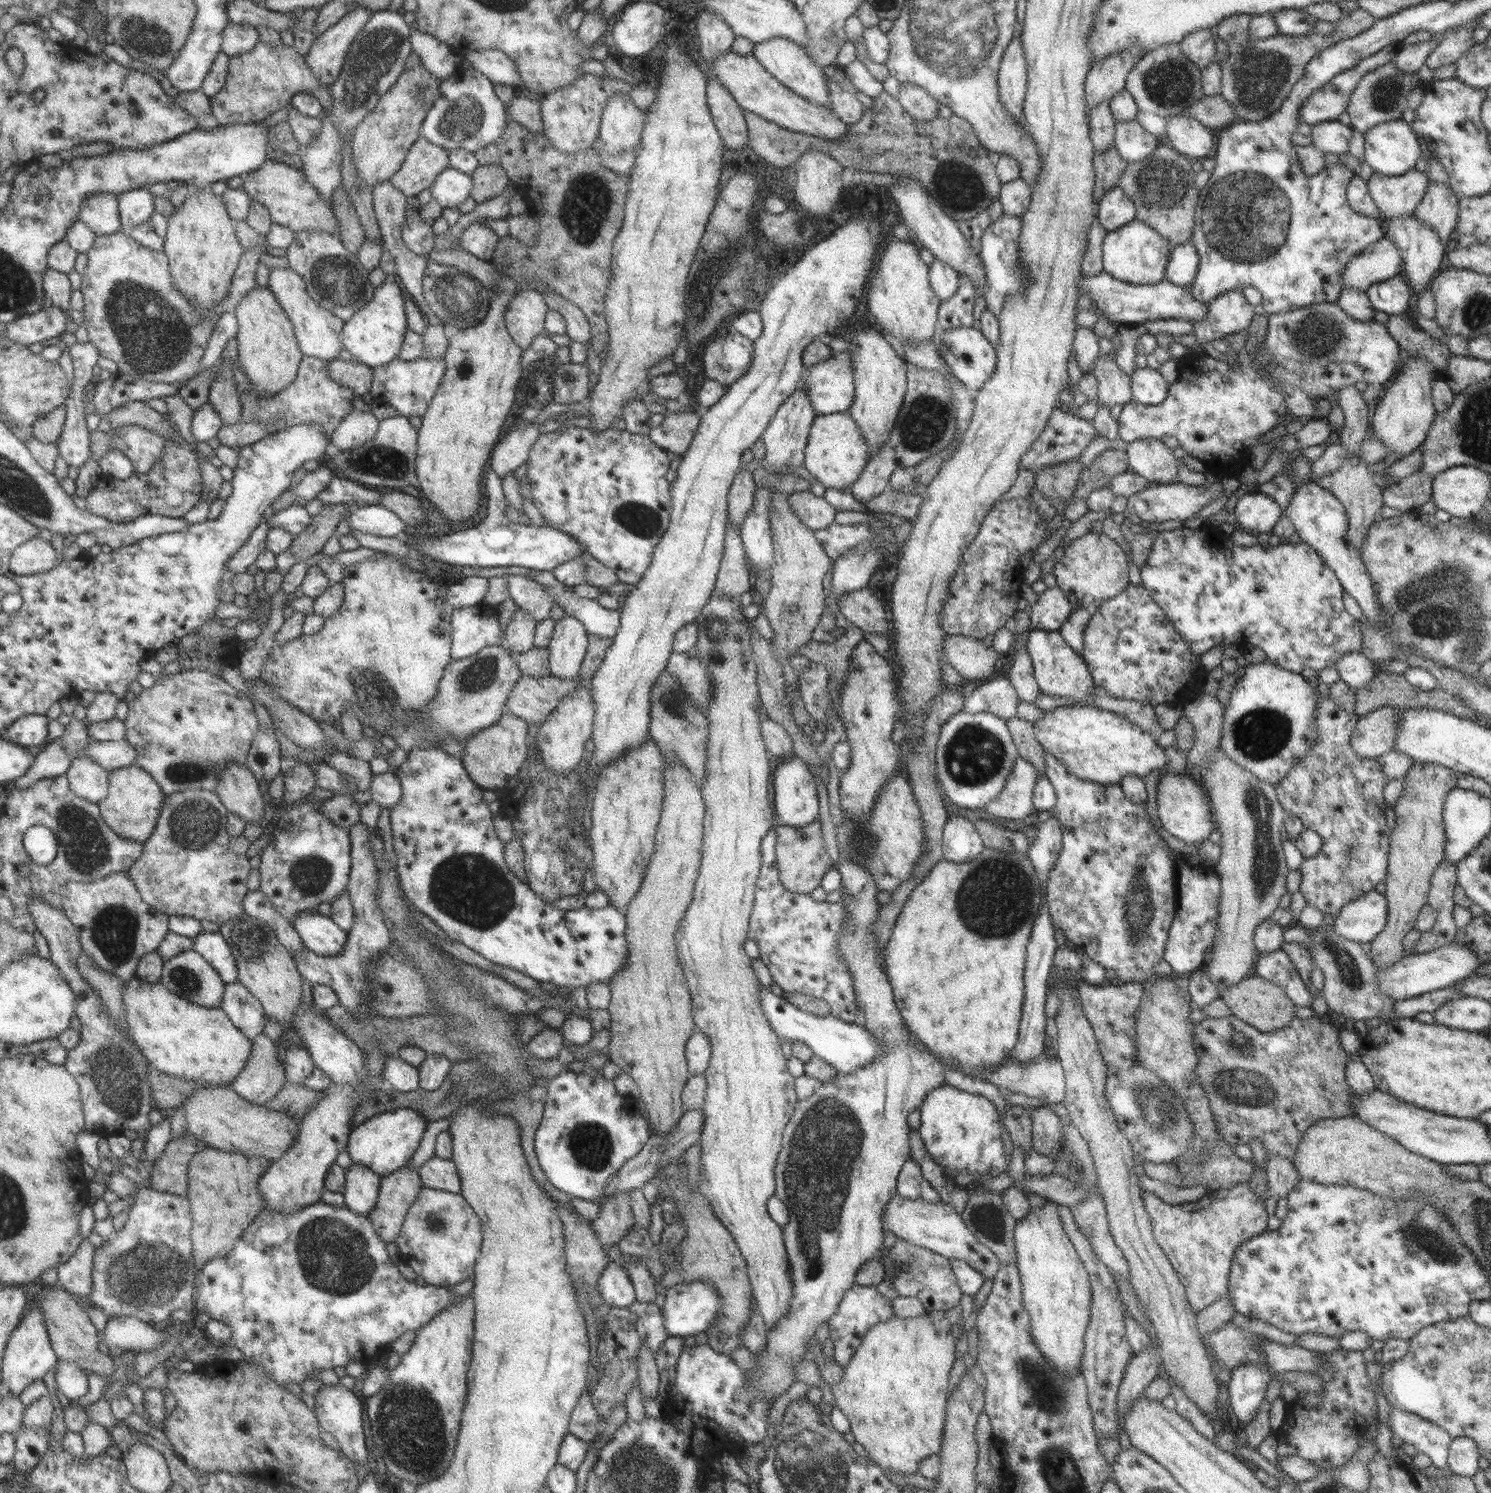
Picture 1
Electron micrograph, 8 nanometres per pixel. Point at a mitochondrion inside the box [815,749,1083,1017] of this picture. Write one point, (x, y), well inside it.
(998, 884)

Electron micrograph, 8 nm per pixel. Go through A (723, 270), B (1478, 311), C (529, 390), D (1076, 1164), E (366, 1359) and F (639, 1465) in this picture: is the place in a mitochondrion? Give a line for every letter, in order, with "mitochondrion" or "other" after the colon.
A: mitochondrion
B: mitochondrion
C: other
D: mitochondrion
E: other
F: mitochondrion

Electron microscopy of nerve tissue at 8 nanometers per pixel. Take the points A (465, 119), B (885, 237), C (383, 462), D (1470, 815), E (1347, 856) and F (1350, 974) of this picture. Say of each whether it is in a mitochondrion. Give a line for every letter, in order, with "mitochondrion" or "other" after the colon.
A: mitochondrion
B: other
C: mitochondrion
D: other
E: mitochondrion
F: mitochondrion

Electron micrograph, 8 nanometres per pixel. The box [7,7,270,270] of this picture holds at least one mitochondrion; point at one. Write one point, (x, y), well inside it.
(149, 39)

